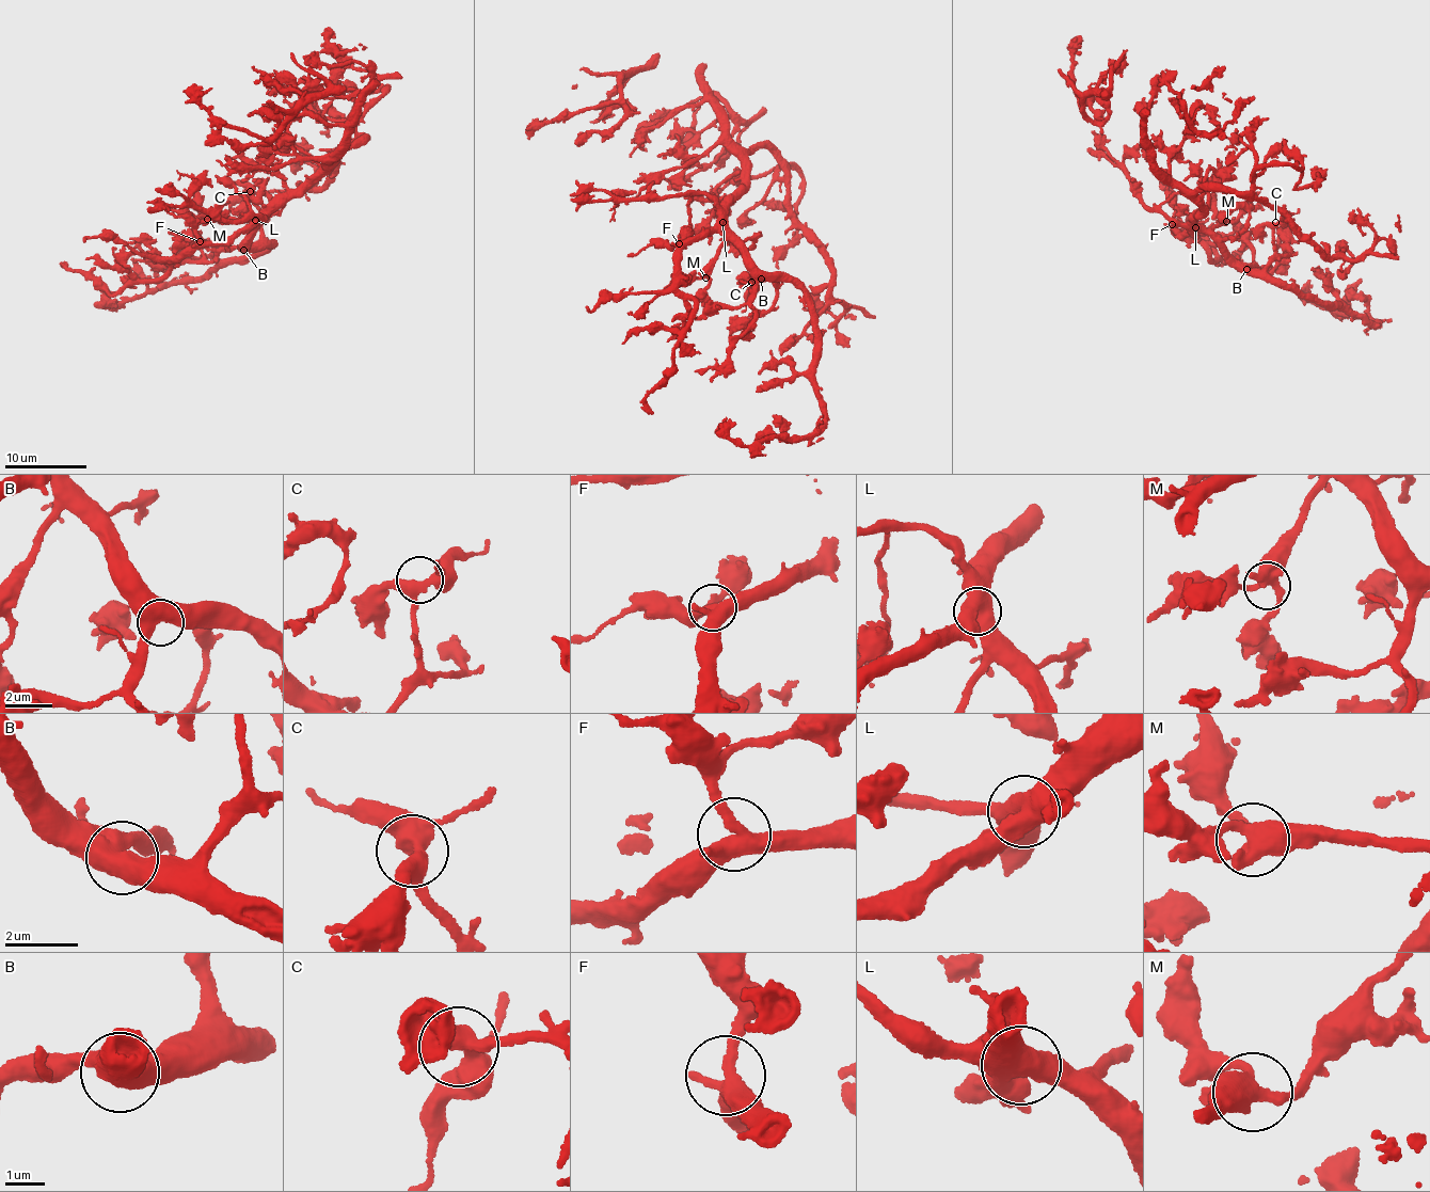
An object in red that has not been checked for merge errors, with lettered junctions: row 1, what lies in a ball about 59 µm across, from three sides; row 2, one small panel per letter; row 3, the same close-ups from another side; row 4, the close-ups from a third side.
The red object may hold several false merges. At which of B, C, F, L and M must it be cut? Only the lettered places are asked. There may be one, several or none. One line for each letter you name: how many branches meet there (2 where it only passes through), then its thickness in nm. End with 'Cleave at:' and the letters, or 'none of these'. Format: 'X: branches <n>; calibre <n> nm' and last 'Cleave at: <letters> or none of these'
Cleave at: none of these

